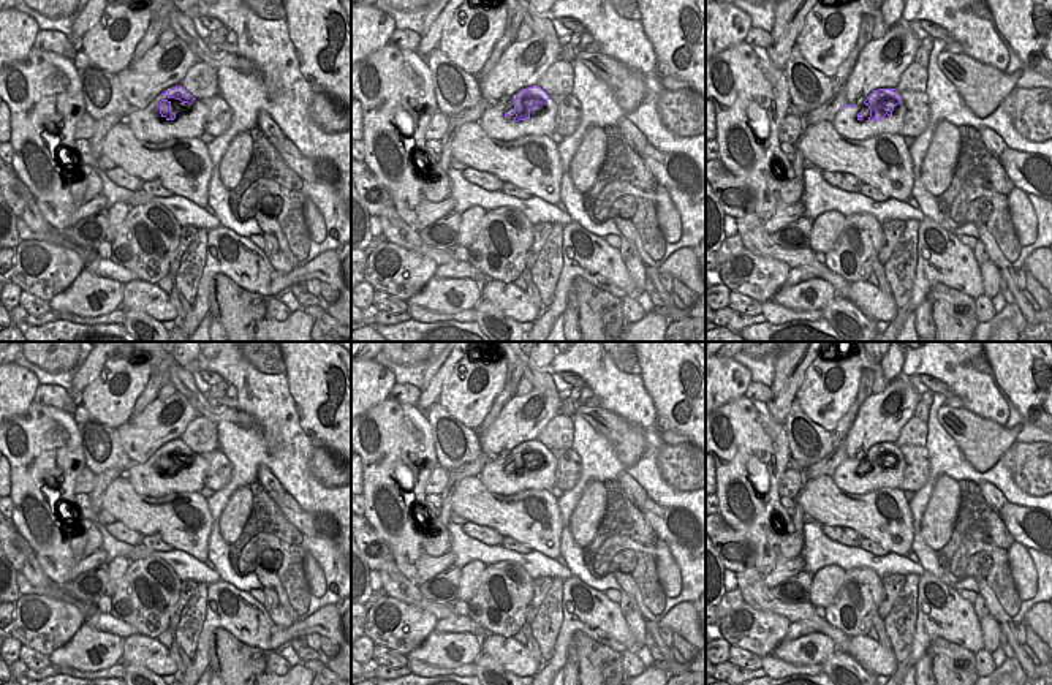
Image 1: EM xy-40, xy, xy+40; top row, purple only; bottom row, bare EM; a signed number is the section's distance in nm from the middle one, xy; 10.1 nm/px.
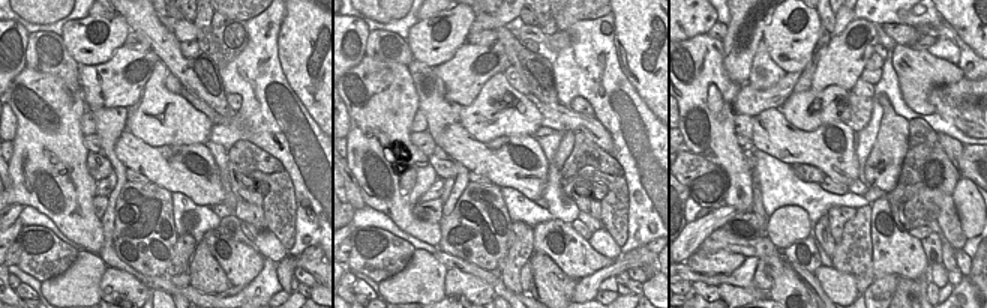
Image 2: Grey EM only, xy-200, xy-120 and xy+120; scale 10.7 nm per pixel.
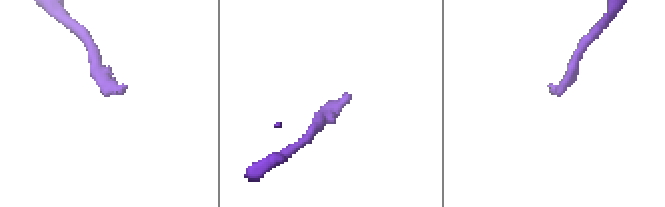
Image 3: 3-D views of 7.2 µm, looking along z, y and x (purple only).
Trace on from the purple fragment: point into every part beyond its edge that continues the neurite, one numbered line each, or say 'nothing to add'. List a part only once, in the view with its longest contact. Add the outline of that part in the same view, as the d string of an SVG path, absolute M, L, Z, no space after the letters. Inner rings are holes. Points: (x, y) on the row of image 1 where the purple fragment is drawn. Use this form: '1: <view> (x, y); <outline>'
1: xy-40 (147, 125); M180 84L171 85L168 89L165 89L161 93L158 93L144 109L131 109L130 114L127 115L125 122L130 127L130 130L133 131L134 138L138 141L144 141L144 142L165 142L169 139L182 139L182 138L199 138L204 133L204 125L207 122L209 117L209 108L199 101L199 100L193 100L191 104L188 103L182 103L180 100L176 98L168 98L165 93L169 92L174 87L180 87ZM161 100L168 100L171 103L171 112L176 114L174 120L168 120L166 117L163 117L160 114L160 101Z

